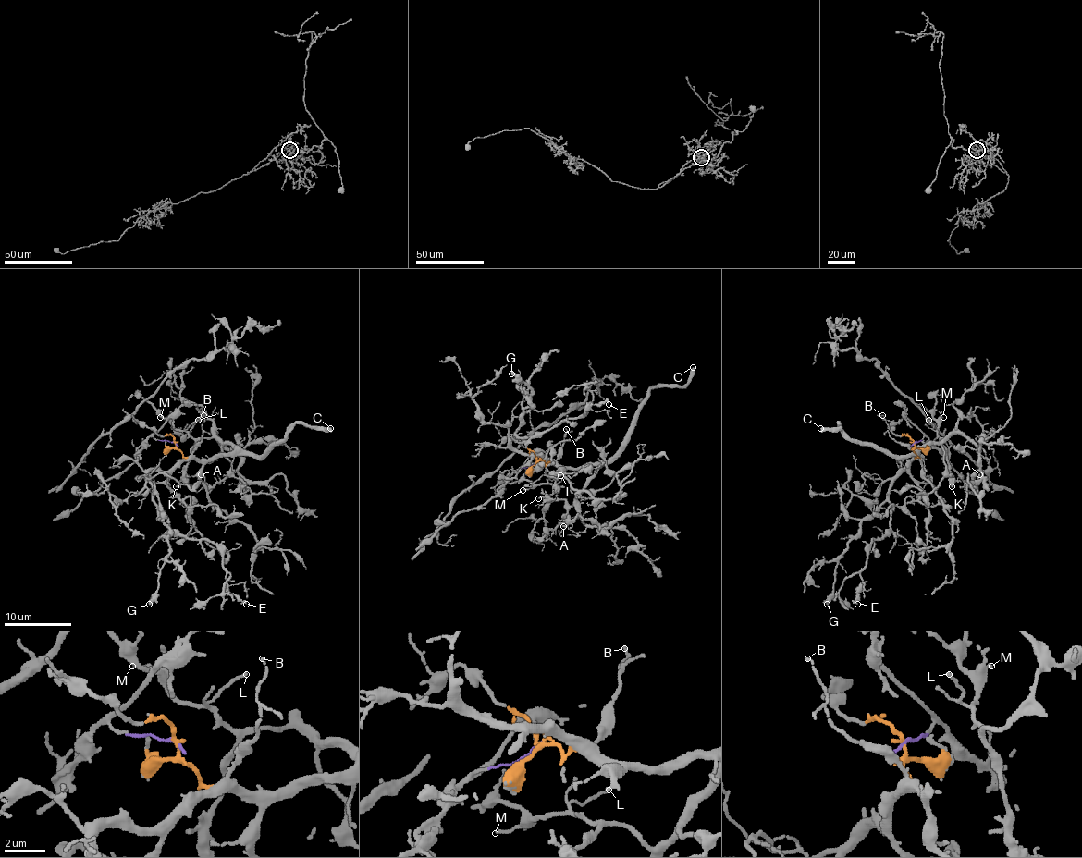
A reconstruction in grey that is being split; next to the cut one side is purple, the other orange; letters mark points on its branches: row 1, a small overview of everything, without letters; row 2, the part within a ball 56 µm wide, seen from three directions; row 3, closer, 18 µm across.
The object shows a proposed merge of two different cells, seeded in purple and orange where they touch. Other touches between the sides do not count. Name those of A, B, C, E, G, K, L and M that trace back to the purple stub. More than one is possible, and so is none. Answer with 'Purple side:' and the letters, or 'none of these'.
Purple side: none of these

